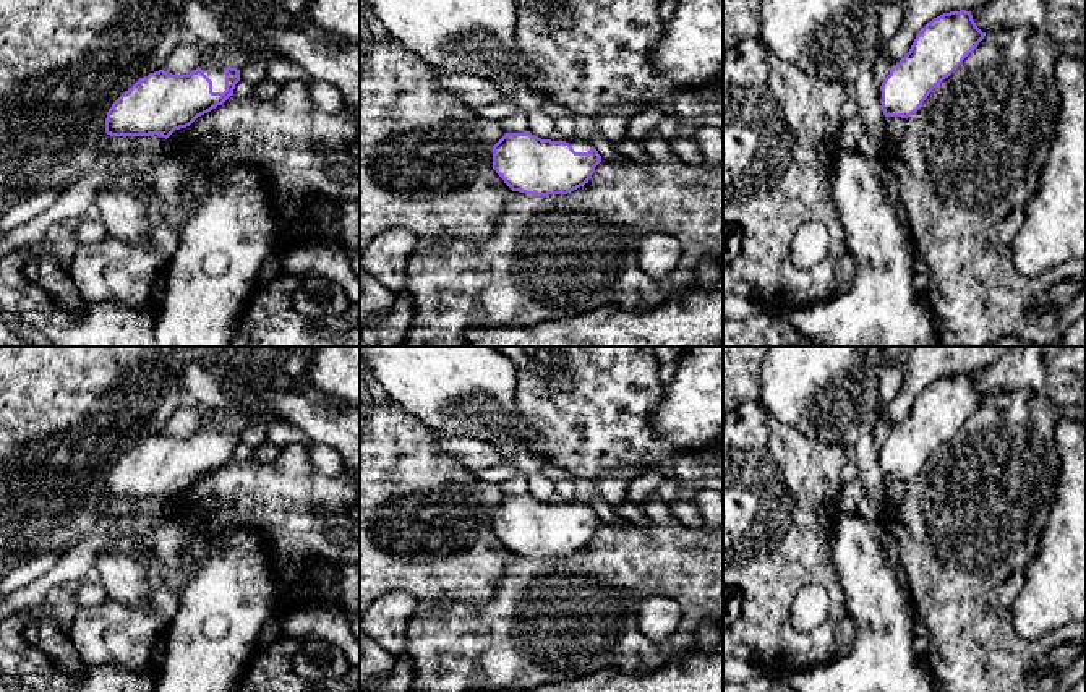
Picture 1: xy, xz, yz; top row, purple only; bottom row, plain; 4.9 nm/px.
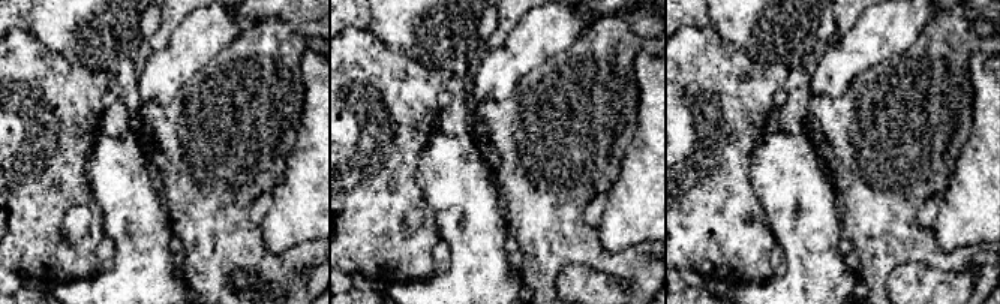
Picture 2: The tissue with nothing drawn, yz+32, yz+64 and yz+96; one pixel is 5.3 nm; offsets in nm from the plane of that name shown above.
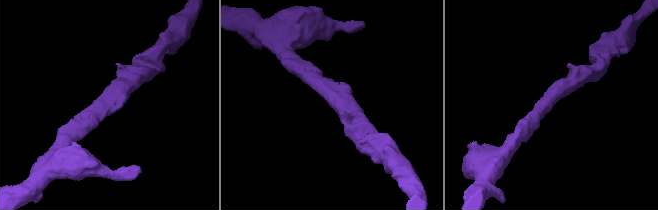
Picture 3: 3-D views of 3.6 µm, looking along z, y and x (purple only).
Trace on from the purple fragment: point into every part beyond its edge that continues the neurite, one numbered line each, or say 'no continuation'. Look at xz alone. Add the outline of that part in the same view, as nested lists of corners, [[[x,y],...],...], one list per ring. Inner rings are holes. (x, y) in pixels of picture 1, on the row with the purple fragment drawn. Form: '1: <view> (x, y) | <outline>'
1: xz (579, 143) | [[[580,135],[575,136],[574,139],[564,139],[564,141],[569,143],[575,152],[588,152],[592,147],[592,143]]]

